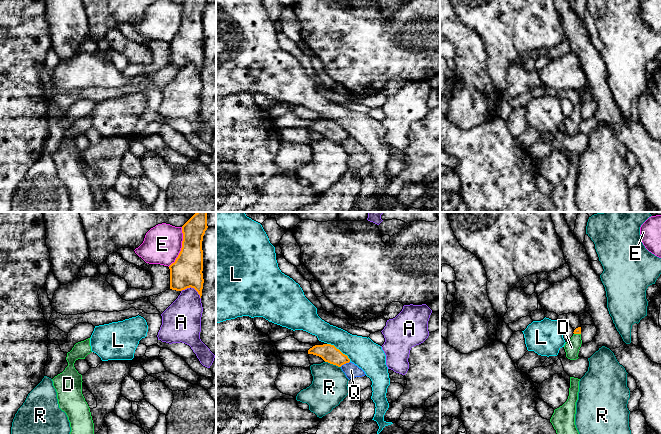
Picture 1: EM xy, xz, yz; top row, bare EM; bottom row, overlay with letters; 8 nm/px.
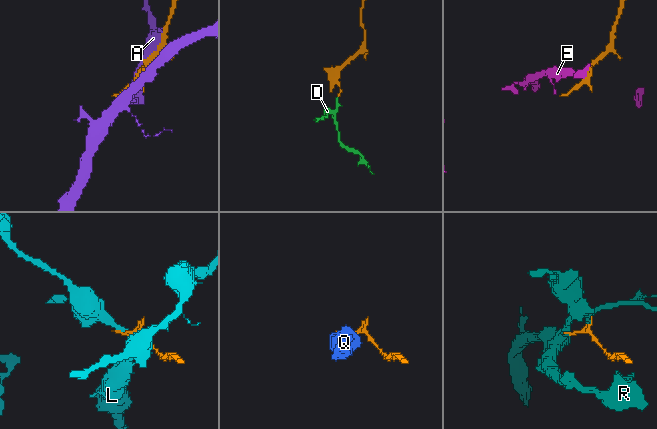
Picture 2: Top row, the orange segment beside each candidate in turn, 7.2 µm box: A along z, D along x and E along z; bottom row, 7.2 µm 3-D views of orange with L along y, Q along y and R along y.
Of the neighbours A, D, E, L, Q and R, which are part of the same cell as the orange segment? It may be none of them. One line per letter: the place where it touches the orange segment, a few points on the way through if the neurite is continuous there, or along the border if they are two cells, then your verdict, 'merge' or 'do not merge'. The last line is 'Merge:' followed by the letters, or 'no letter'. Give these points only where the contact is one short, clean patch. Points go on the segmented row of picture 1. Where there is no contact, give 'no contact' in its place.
A: contact xy (192, 287); do not merge
D: contact yz (577, 333); way yz (578, 330), (577, 333), (575, 342), (571, 347); merge
E: contact xy (182, 247); do not merge
L: contact xz (339, 350); do not merge
Q: contact xz (344, 363); border xz (349, 361), (340, 366); do not merge
R: contact xz (333, 364); do not merge
Merge: D

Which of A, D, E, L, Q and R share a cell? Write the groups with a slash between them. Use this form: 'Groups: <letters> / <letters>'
Groups: A / D / E / L / Q / R

